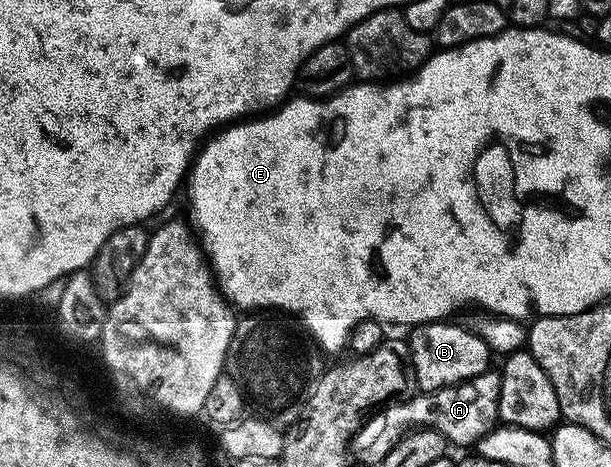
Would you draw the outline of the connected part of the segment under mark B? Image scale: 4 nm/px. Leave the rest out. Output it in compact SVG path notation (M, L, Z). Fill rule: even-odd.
M451 320L425 322L410 331L411 339L407 342L407 350L411 353L409 370L413 375L414 385L416 382L420 391L455 386L492 369L493 351L485 344L485 340L468 330L466 325L454 326L453 323Z

